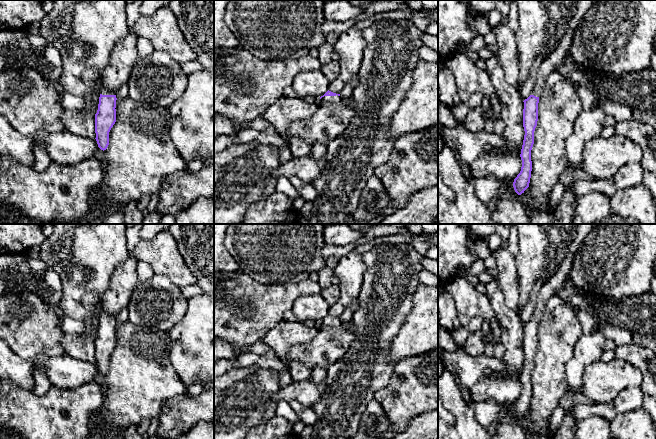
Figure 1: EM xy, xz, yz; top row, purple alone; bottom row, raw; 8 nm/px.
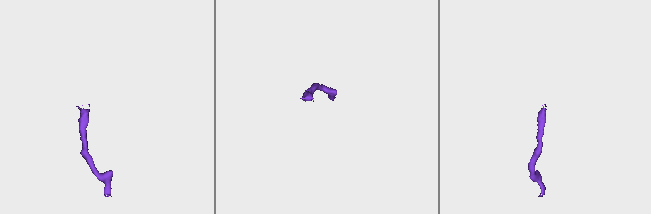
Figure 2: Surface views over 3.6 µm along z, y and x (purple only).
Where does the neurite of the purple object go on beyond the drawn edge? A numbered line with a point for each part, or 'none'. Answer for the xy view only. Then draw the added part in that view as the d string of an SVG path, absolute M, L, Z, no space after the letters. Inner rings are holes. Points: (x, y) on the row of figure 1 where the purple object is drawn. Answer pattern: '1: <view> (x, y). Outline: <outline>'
1: xy (103, 90). Outline: M102 84L101 88L100 88L100 94L102 95L115 95L116 93L113 92L109 92L104 85Z

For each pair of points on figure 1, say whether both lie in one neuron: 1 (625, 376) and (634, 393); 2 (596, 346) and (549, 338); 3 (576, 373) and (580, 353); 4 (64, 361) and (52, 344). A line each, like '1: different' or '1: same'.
1: different
2: different
3: same
4: different

